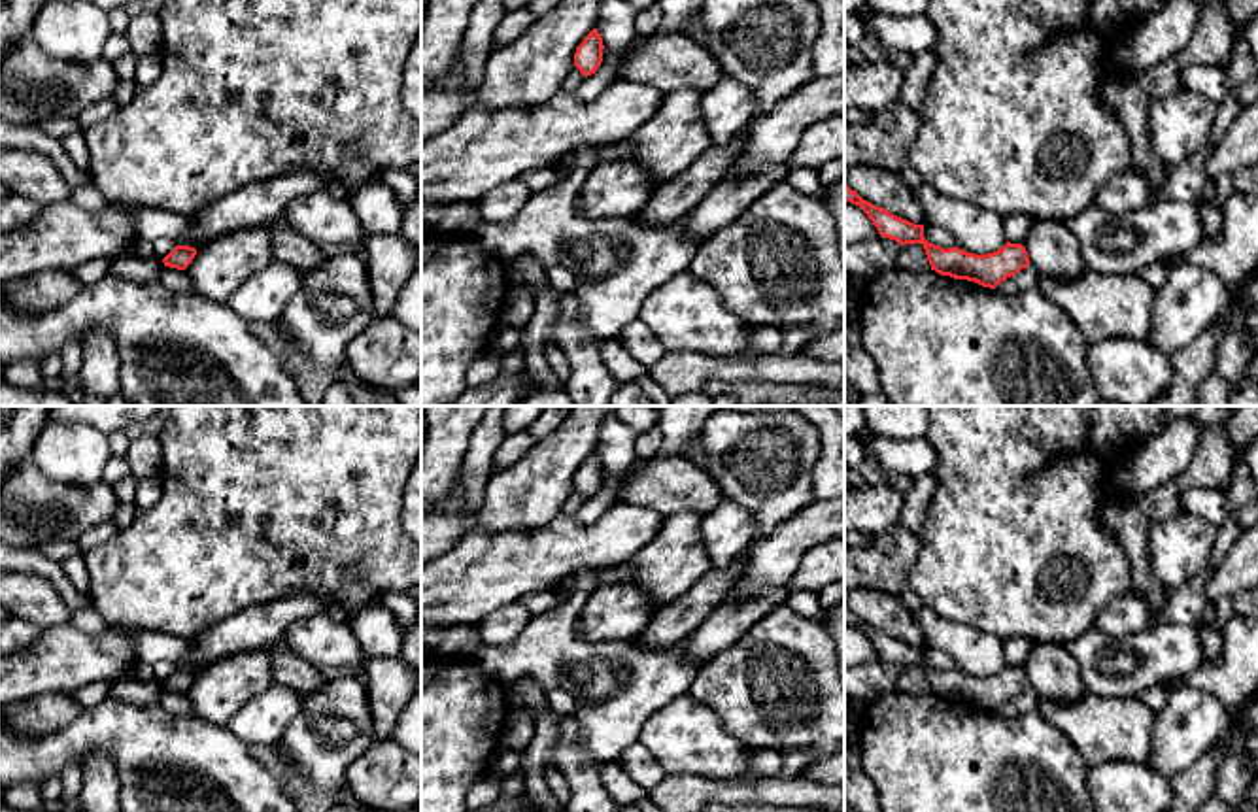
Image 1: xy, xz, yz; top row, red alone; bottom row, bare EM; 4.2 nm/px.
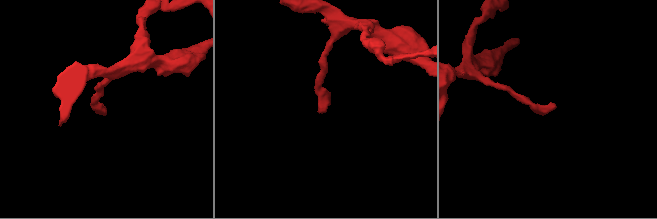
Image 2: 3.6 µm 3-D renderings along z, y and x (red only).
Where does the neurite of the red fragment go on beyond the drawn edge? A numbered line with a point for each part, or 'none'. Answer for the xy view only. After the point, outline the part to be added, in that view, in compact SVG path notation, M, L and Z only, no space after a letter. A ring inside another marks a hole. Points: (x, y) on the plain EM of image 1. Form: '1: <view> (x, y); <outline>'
none

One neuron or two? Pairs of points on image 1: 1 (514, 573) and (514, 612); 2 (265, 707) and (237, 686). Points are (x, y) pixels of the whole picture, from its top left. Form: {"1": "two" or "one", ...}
{"1": "two", "2": "two"}

